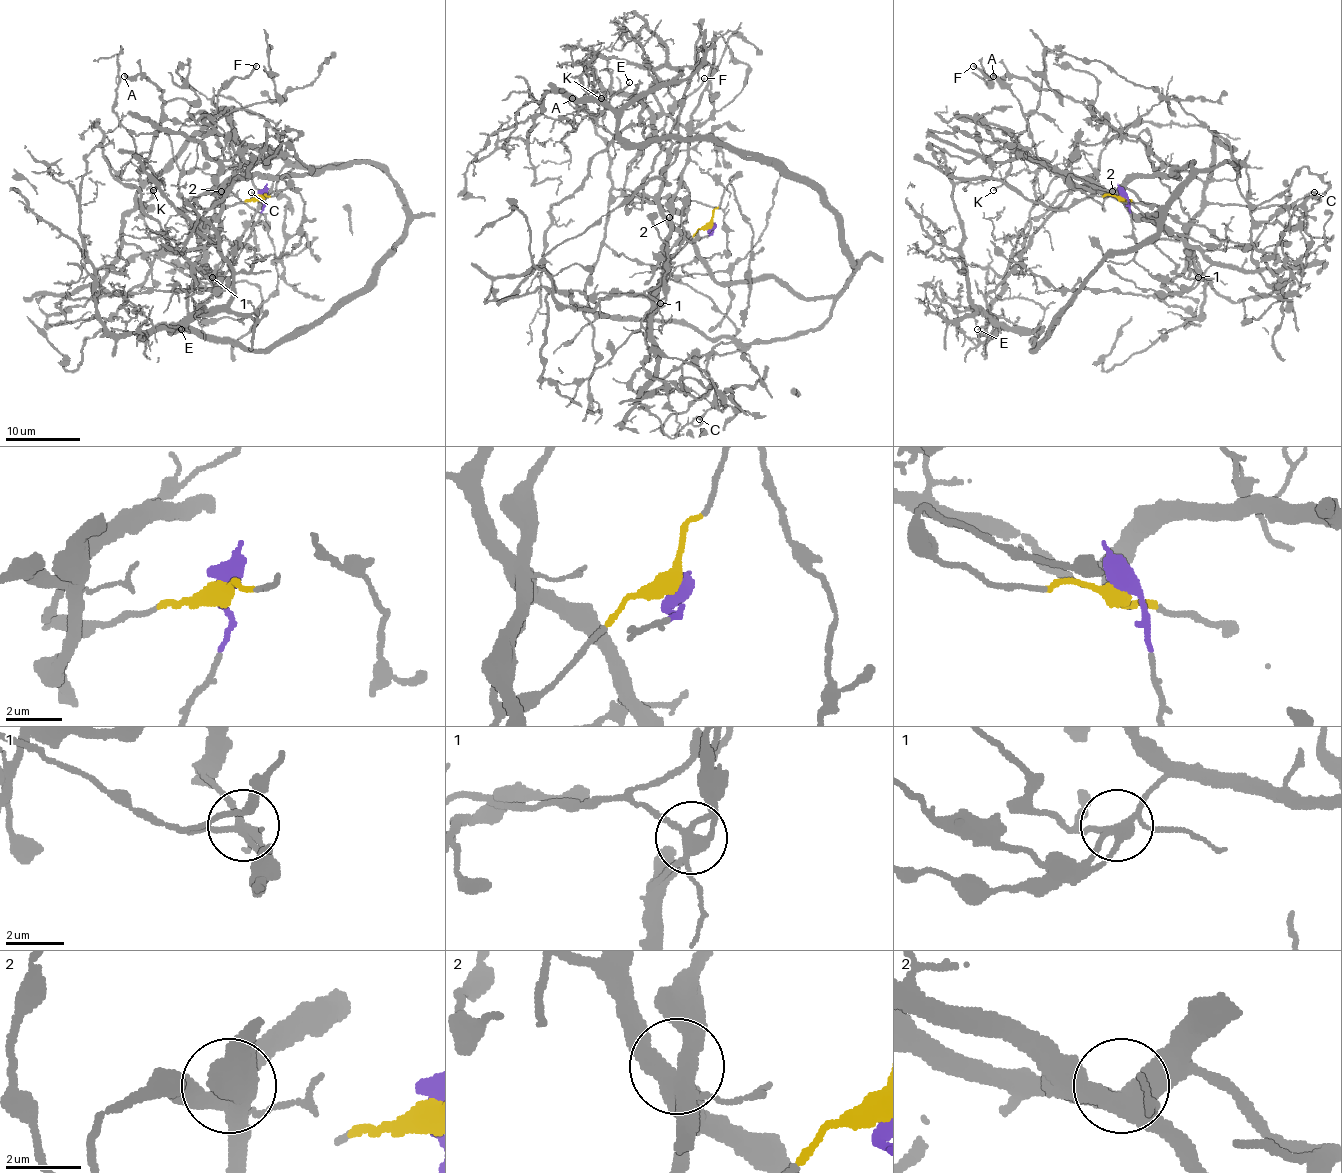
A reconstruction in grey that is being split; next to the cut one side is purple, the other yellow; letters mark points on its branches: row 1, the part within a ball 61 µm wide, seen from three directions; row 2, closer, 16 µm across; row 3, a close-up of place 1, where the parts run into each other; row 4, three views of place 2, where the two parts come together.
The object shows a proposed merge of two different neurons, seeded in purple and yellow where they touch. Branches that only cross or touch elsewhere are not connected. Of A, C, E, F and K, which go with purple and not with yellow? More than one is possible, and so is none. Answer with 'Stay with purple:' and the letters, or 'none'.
Stay with purple: C

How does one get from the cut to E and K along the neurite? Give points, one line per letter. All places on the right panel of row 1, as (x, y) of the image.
E: (1122, 195), (1150, 204), (1125, 186), (1193, 163), (1163, 225), (1116, 249), (1036, 348), (1038, 332), (978, 330)
K: (1122, 195), (1193, 163), (1036, 348), (968, 298), (953, 188), (993, 189)

